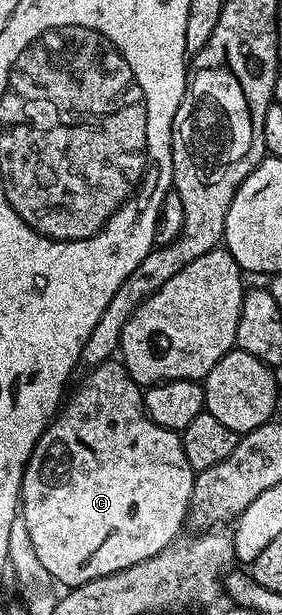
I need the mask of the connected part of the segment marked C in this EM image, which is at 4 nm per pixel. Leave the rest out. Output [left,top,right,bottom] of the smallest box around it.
[20,362,197,589]

